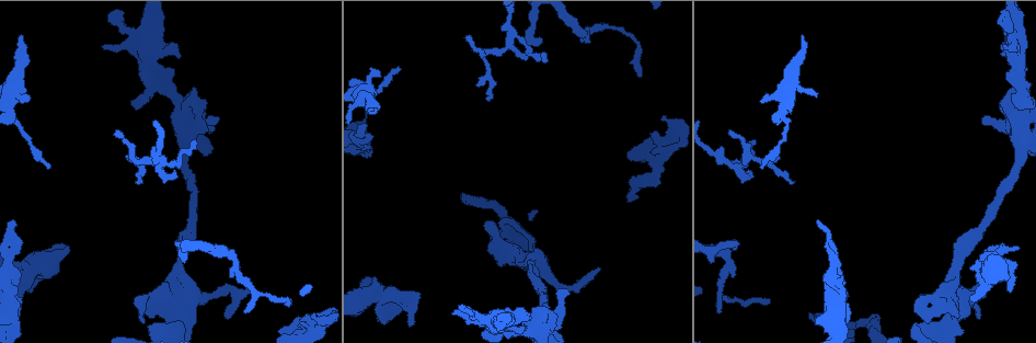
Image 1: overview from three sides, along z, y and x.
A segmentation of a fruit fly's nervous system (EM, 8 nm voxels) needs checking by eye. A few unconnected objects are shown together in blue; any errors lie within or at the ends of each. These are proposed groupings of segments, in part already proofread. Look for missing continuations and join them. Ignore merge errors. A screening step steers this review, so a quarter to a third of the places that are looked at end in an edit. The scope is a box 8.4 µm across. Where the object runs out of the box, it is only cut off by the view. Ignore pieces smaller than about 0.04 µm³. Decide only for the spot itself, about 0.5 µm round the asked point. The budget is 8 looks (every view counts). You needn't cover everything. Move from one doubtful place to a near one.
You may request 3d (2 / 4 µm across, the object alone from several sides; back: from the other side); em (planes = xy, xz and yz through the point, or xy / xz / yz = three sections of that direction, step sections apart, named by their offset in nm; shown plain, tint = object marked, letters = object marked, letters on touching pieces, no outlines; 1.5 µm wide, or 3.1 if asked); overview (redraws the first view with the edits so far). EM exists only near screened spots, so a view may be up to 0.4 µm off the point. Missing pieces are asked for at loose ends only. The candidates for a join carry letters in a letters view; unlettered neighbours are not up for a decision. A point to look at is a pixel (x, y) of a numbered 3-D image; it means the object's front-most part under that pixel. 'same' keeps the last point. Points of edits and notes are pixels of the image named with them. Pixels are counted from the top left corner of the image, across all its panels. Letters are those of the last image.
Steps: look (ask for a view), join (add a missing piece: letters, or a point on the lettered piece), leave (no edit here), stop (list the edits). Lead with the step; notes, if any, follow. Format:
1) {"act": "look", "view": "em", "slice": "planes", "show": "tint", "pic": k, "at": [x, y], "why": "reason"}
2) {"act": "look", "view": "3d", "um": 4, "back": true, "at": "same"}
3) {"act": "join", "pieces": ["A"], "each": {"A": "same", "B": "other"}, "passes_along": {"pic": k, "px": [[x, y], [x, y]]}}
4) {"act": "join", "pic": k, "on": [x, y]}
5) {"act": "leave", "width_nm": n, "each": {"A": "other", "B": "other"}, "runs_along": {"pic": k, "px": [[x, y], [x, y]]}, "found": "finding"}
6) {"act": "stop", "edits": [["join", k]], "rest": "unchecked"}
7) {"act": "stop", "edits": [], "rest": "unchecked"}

{"act": "look", "view": "3d", "um": 2, "pic": 1, "at": [370, 279], "why": "an open end"}

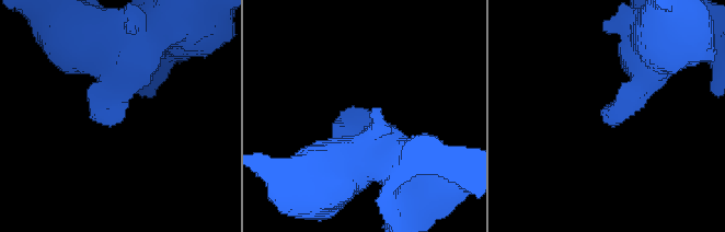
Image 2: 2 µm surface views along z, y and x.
{"act": "look", "view": "em", "slice": "planes", "show": "letters", "pic": 2, "at": [603, 120], "why": "now the EM"}

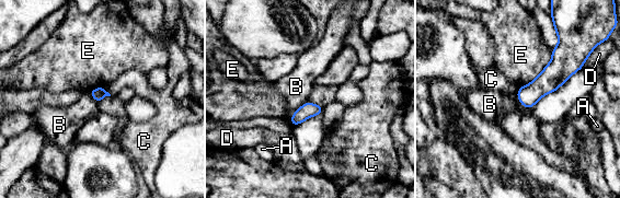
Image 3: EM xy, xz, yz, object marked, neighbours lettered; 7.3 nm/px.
{"act": "leave", "each": {"A": "other", "B": "other", "C": "other", "D": "other", "E": "other"}, "border": {"pic": 3, "px": [[308, 100], [294, 112], [290, 124]]}, "found": "no lettered piece goes on from it"}

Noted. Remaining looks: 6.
{"act": "look", "view": "em", "slice": "planes", "show": "letters", "pic": 1, "at": [23, 36], "why": "free end"}

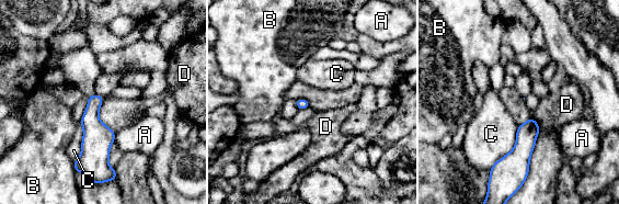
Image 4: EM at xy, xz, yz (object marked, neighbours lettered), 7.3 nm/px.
{"act": "leave", "each": {"A": "other", "B": "other", "C": "other", "D": "other"}, "border": {"pic": 4, "px": [[530, 116], [540, 127]]}, "found": "no lettered piece goes on from it"}

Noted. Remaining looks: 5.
{"act": "look", "view": "3d", "um": 2, "pic": 1, "at": [1006, 47], "why": "an open end"}

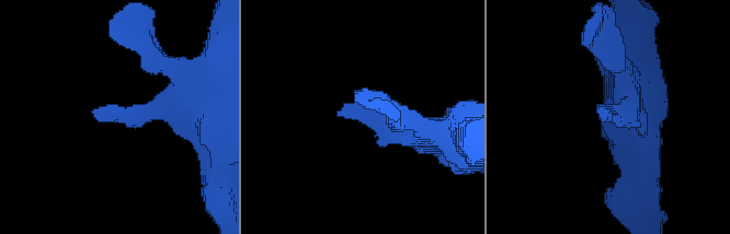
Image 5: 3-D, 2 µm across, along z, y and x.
{"act": "look", "view": "em", "slice": "planes", "show": "tint", "pic": 5, "at": [341, 107]}

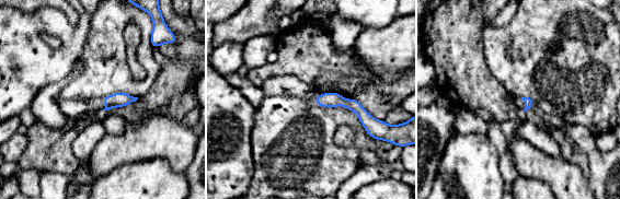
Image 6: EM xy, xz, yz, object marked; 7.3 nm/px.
{"act": "look", "view": "em", "slice": "planes", "show": "letters", "at": "same", "why": "what lies round it"}

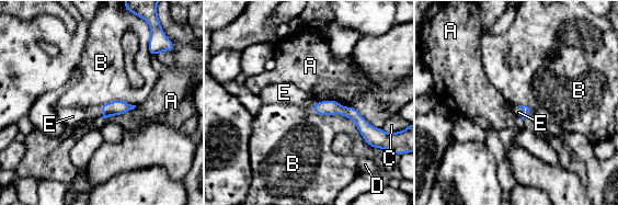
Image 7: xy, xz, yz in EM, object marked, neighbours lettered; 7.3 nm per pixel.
{"act": "join", "pieces": ["E"], "each": {"A": "other", "B": "other", "C": "other", "D": "other", "E": "same"}, "passes_along": {"pic": 7, "px": [[526, 110], [523, 112], [518, 112]]}, "found": "it goes on there"}

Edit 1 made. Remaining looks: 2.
{"act": "stop", "edits": [["join", 7]], "rest": "unchecked"}

